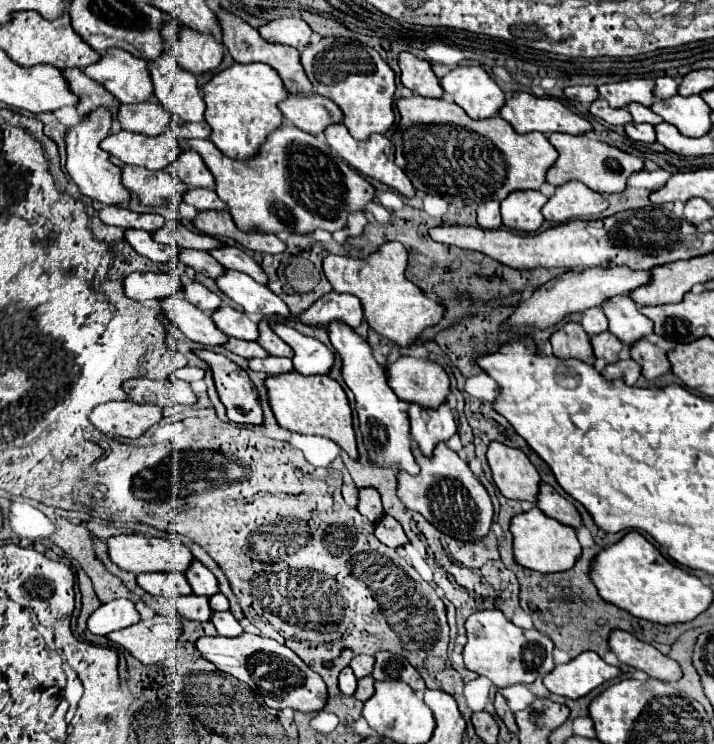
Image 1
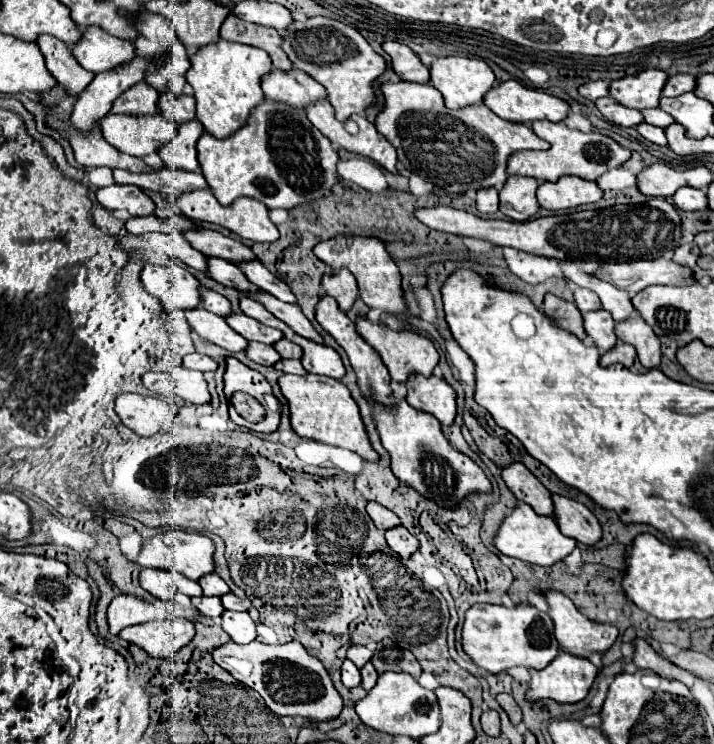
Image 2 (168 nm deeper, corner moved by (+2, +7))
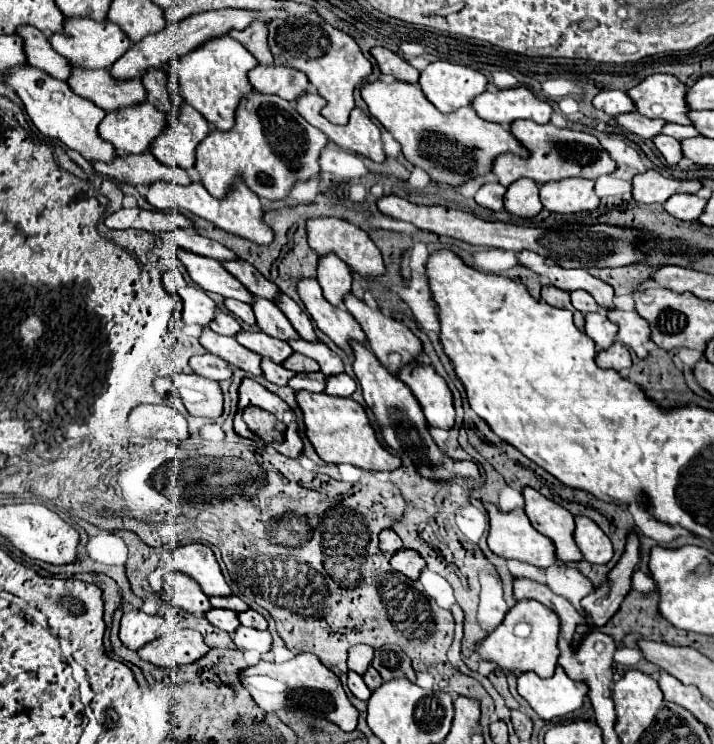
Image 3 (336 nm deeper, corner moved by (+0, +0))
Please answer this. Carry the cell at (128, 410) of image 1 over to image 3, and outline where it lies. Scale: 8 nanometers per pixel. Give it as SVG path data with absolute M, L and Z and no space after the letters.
M139 405L129 415L129 429L143 437L183 441L189 437L187 419L167 405Z

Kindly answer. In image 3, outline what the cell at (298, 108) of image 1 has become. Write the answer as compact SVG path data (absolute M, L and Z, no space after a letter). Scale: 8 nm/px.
M257 65L247 73L247 77L255 91L279 95L287 101L295 101L295 97L309 91L305 73L285 65Z

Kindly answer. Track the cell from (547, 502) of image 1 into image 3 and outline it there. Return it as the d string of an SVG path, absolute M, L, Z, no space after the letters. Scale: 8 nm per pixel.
M575 517L575 543L589 563L603 565L613 557L613 545L609 537L587 517Z

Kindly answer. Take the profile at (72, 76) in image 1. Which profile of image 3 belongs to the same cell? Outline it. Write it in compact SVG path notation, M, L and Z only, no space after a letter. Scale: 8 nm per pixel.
M21 25L17 27L17 35L23 39L23 49L29 65L49 73L51 77L67 81L71 73L69 61L55 53L55 49L49 45L49 39L39 29L31 25Z

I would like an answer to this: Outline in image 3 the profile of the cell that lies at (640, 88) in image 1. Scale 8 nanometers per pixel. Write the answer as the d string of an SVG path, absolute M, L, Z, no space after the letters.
M651 75L631 91L629 97L641 115L649 119L665 119L669 123L693 125L689 119L687 87L675 75Z

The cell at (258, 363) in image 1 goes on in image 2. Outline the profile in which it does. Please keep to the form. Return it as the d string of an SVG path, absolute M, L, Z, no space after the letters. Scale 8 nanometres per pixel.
M291 358L291 360L279 360L277 364L275 364L275 368L277 370L281 370L281 372L289 372L289 374L299 374L299 376L303 376L305 374L305 368L301 366L301 362L299 360L295 360L295 358Z

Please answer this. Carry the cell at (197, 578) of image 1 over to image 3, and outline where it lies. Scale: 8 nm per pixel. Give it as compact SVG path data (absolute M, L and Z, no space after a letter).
M231 595L231 597L213 597L211 599L211 605L213 607L219 607L219 609L233 609L237 613L249 609L249 605L245 601L241 601L239 597L235 597L235 595Z

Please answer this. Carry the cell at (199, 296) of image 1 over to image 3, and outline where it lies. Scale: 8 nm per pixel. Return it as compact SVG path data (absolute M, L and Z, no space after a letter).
M217 311L215 321L211 321L209 327L211 327L211 331L215 331L219 335L227 335L227 337L235 337L241 331L239 321L231 313L223 313L223 311Z

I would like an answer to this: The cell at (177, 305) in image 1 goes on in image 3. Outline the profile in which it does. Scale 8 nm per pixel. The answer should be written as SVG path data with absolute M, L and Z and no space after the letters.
M205 329L199 341L209 353L225 359L227 363L231 363L255 377L263 375L261 357L257 353L249 353L249 349L239 345L235 337L223 337L223 335L217 335L217 333L211 333L209 329Z

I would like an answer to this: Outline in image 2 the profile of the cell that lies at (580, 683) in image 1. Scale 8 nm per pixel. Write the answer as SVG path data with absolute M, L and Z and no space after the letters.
M563 652L547 668L531 672L527 700L579 702L587 696L597 674L599 668L587 658Z

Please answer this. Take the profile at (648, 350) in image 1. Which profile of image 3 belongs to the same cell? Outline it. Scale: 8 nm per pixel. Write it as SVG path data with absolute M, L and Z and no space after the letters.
M607 309L607 317L619 325L617 339L633 349L637 357L647 357L647 343L649 343L649 323L639 317L637 311L621 311L621 309Z

